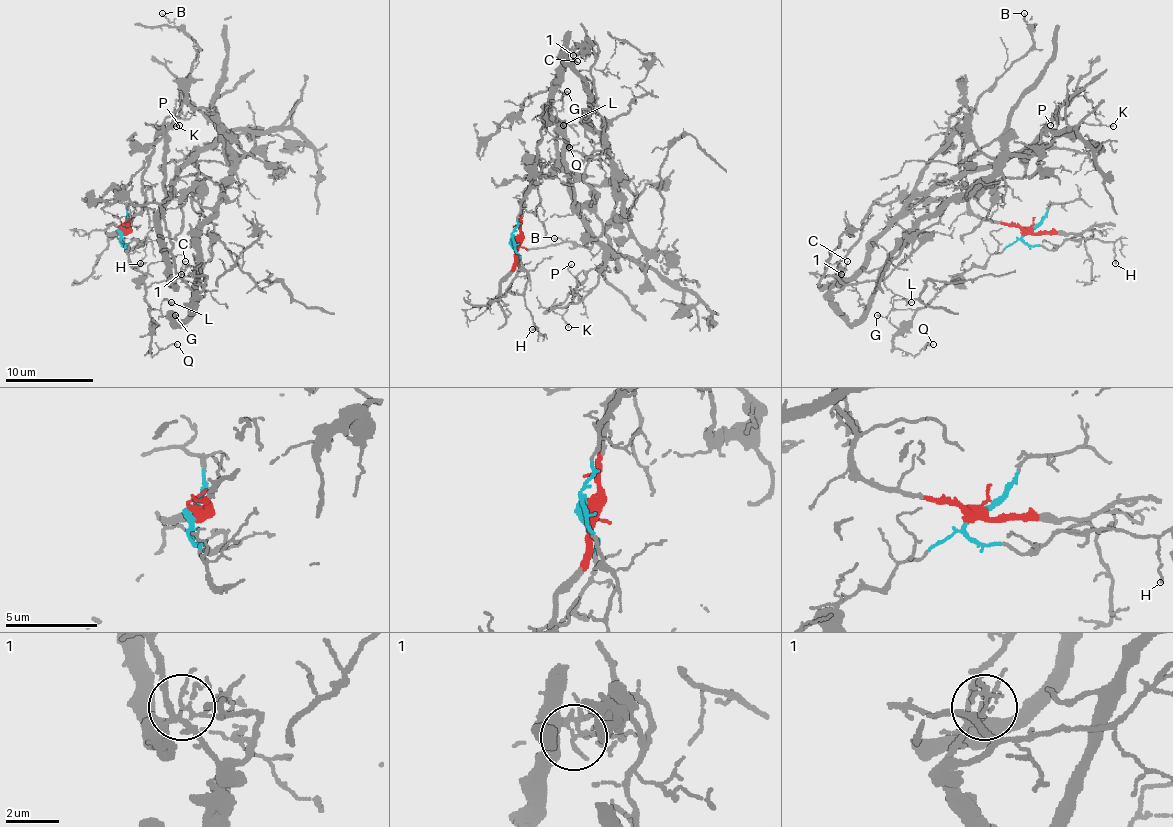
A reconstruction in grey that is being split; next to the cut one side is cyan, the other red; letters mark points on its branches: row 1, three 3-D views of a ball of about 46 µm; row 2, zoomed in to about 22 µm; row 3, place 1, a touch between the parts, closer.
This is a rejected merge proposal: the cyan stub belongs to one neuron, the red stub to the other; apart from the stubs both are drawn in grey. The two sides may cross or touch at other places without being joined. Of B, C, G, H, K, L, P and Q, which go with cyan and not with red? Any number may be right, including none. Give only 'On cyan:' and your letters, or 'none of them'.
On cyan: G, H, L, Q

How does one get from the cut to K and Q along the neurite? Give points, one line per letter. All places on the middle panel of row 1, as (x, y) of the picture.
K: (513, 242), (535, 173), (555, 167), (557, 130), (575, 211), (610, 255), (573, 292), (562, 316), (568, 327)
Q: (513, 242), (520, 202), (527, 195), (533, 176), (542, 134), (542, 108), (540, 119), (544, 127), (568, 147)

